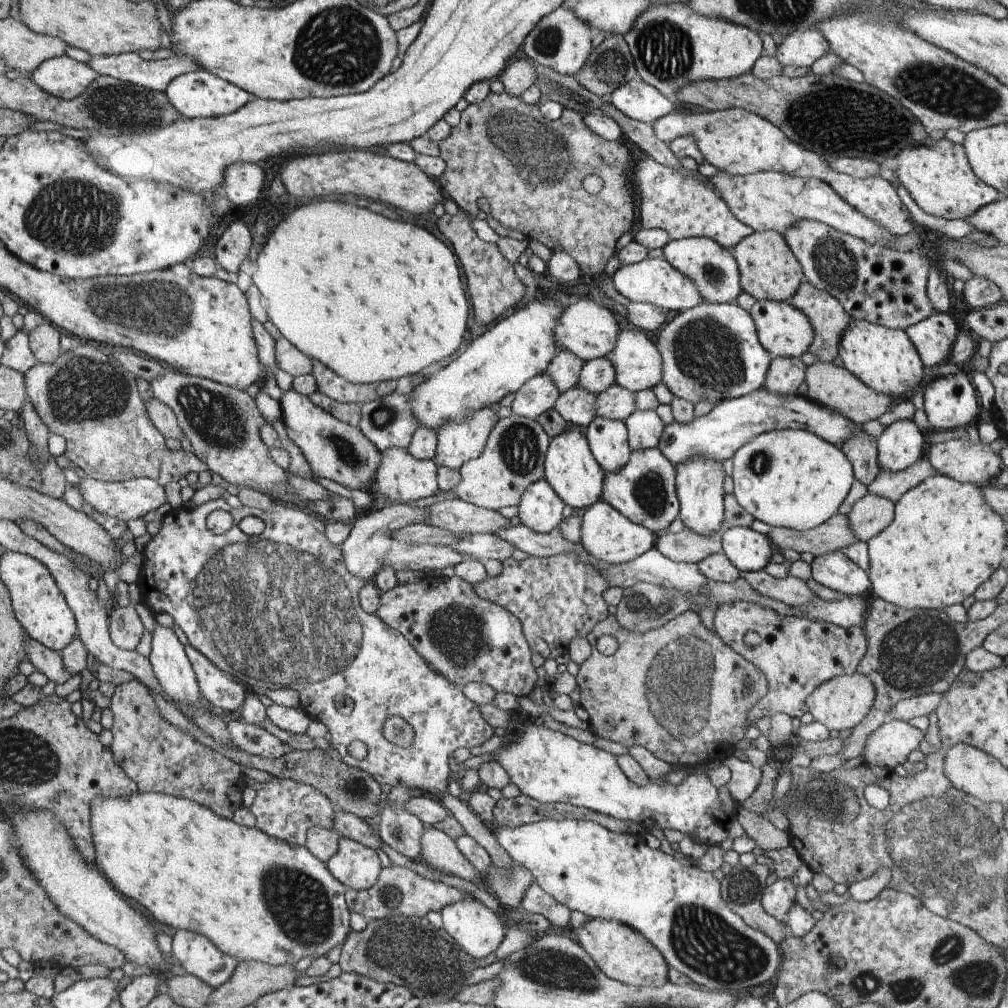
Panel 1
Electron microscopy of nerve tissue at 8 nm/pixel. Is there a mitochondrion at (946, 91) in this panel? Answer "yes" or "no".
yes

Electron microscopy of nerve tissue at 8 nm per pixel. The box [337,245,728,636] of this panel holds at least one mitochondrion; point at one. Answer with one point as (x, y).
(518, 446)

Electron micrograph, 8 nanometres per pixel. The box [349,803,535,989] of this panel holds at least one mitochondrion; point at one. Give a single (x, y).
(389, 896)

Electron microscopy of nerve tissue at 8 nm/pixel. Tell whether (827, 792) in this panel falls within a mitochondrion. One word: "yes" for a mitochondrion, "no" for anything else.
yes

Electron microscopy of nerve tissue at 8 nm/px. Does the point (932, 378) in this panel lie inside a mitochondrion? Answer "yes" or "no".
no

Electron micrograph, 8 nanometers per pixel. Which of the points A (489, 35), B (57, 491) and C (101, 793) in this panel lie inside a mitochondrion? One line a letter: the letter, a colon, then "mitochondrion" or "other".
A: other
B: other
C: other

